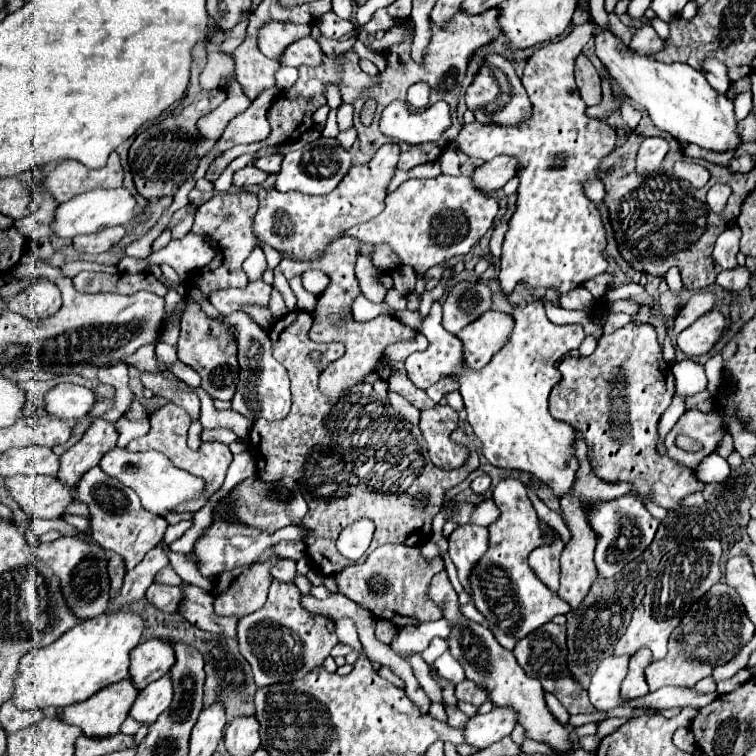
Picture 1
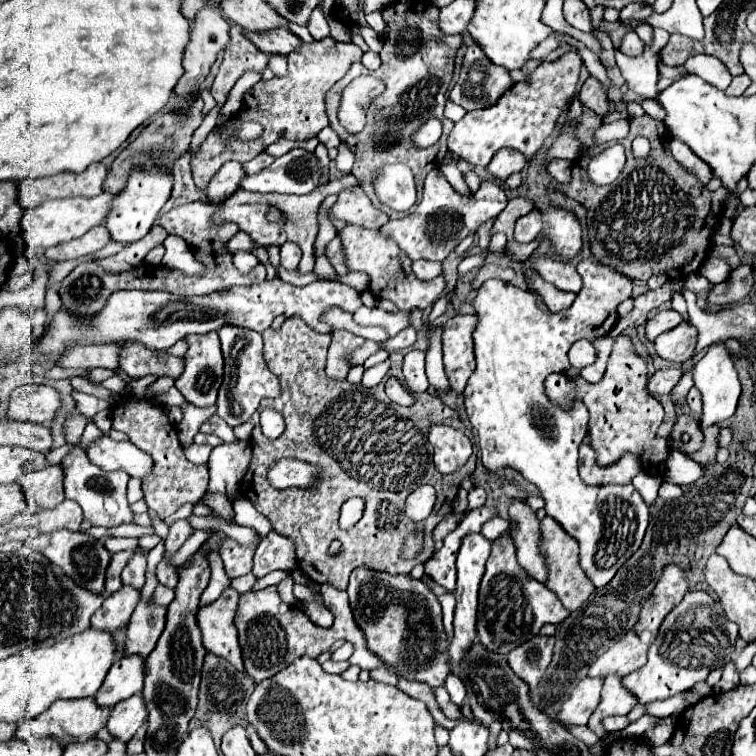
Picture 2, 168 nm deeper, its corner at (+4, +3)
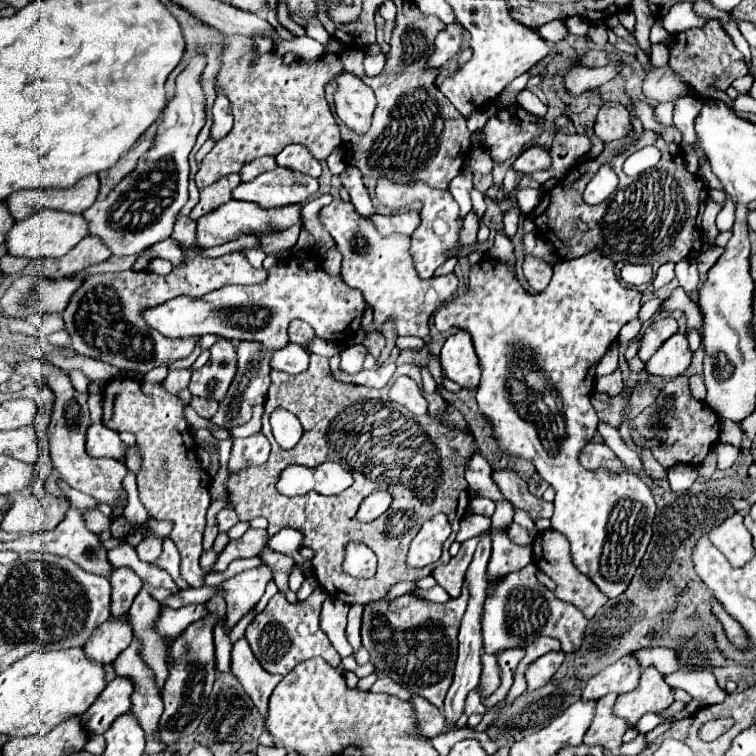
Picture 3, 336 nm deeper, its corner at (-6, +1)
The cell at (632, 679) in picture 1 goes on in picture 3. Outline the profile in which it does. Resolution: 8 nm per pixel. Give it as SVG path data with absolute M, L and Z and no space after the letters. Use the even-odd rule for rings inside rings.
M614 693L598 699L594 707L594 721L590 723L590 729L584 735L584 745L600 745L610 751L620 749L622 735L628 729L628 725L620 717L614 717L612 713L614 701L616 701Z

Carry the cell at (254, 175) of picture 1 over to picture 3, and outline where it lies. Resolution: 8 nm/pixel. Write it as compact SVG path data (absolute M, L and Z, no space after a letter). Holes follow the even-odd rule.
M228 175L228 177L222 177L220 181L216 181L214 185L200 189L200 201L190 211L190 219L196 221L198 217L202 217L202 215L210 213L212 209L218 209L220 205L230 201L230 191L240 183L242 183L240 175Z

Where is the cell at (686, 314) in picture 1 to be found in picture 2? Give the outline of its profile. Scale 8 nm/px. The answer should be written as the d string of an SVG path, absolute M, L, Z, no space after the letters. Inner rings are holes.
M674 309L660 311L660 313L656 313L652 319L648 319L646 337L648 337L650 341L654 341L658 335L662 335L662 333L674 329L680 321L684 321L684 319L682 319L682 315L680 315L678 311L674 311Z

